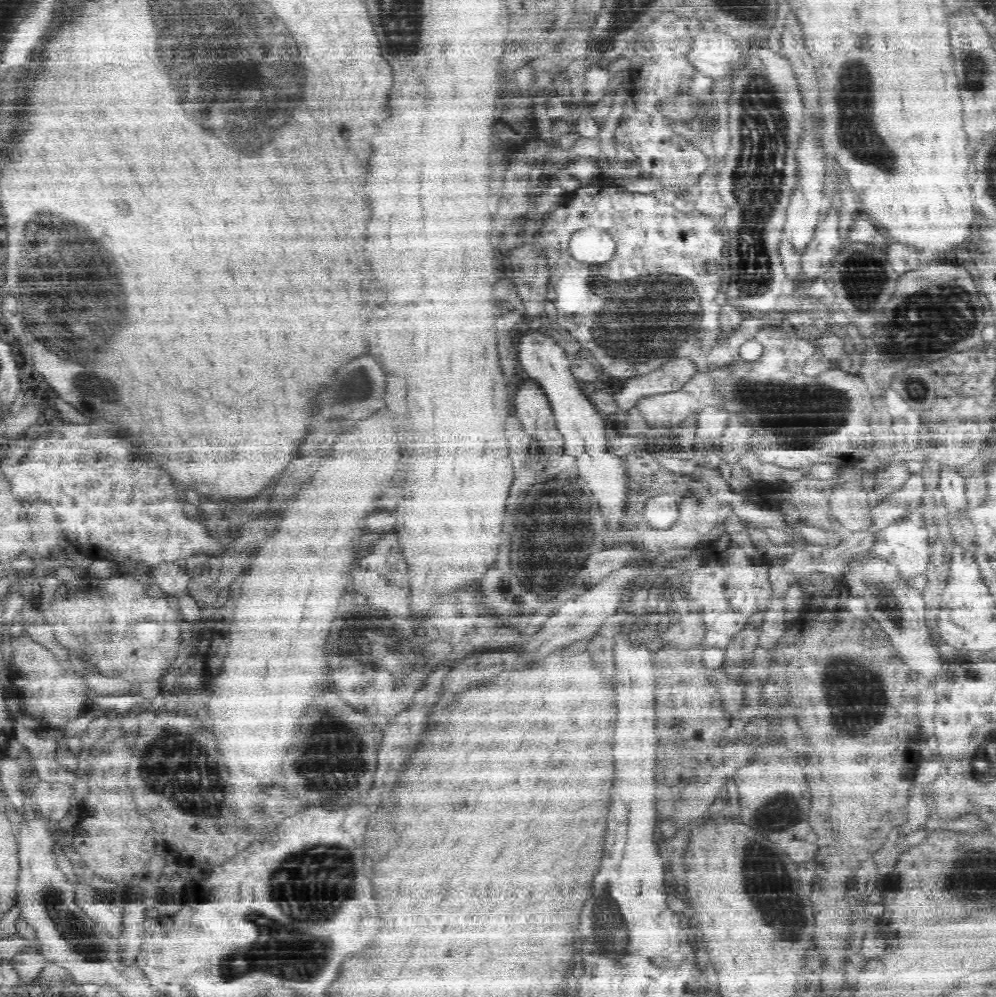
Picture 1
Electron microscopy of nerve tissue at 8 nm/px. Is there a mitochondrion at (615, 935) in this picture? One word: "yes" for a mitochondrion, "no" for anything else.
yes

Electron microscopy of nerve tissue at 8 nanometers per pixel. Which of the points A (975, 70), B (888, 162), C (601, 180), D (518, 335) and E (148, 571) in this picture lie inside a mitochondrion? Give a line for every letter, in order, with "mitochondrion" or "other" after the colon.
A: mitochondrion
B: mitochondrion
C: other
D: other
E: other

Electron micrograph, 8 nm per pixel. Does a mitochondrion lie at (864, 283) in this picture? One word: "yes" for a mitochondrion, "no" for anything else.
yes

